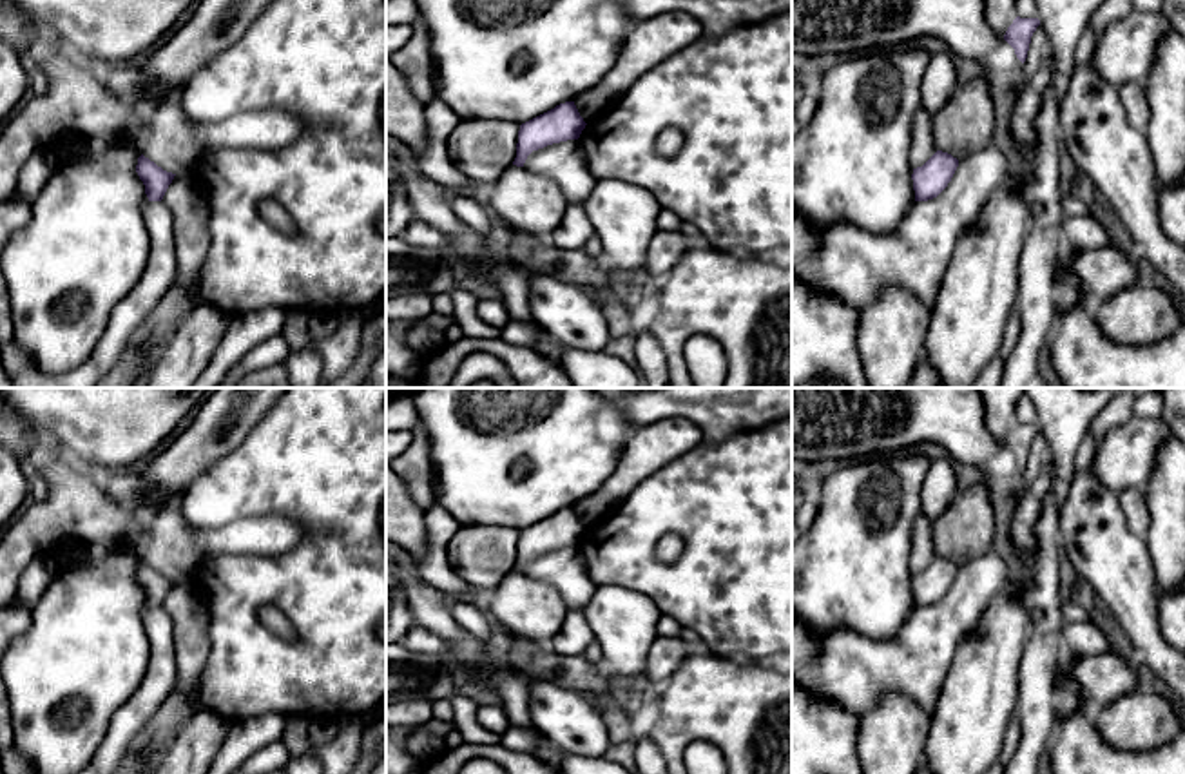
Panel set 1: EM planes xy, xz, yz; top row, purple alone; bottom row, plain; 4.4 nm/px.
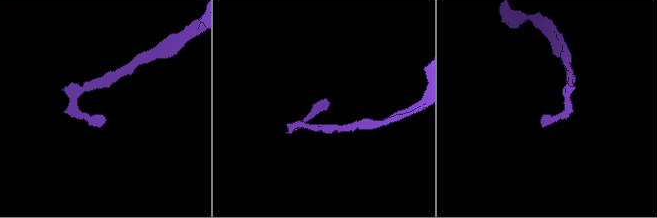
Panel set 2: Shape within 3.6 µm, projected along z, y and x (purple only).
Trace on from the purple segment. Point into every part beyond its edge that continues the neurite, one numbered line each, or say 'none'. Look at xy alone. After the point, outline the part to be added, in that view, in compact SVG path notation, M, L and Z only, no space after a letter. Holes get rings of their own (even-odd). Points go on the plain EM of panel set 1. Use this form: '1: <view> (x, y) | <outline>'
none

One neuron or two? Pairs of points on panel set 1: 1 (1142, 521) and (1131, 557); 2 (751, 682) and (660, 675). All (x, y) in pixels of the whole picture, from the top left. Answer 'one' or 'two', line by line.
1: two
2: two

